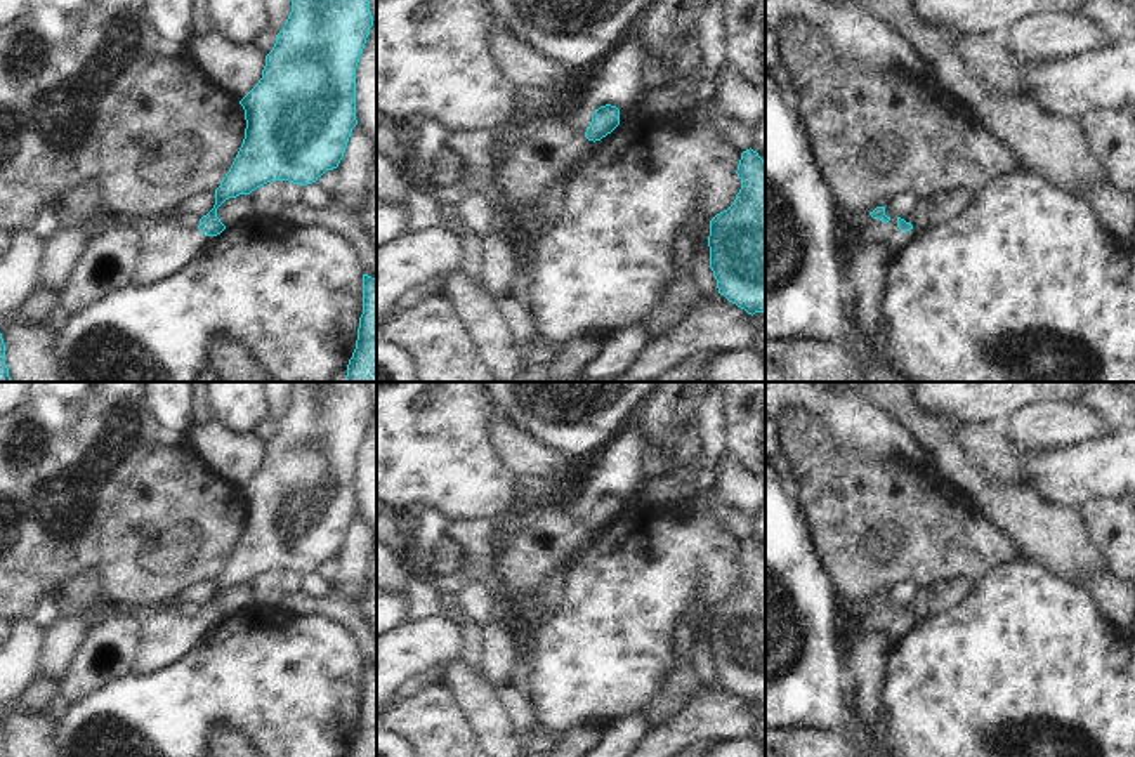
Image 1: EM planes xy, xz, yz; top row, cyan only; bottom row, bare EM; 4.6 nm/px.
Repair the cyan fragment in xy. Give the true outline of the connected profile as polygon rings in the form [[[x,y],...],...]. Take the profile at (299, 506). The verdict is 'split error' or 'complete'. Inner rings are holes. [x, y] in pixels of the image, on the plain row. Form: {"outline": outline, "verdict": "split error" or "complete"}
{"outline": [[[292,382],[292,401],[276,424],[259,472],[239,490],[245,498],[243,533],[215,578],[213,597],[193,620],[177,620],[170,608],[141,615],[134,677],[144,677],[180,660],[226,615],[217,597],[271,569],[312,573],[344,547],[356,509],[356,457],[373,405],[368,382]]], "verdict": "split error"}

